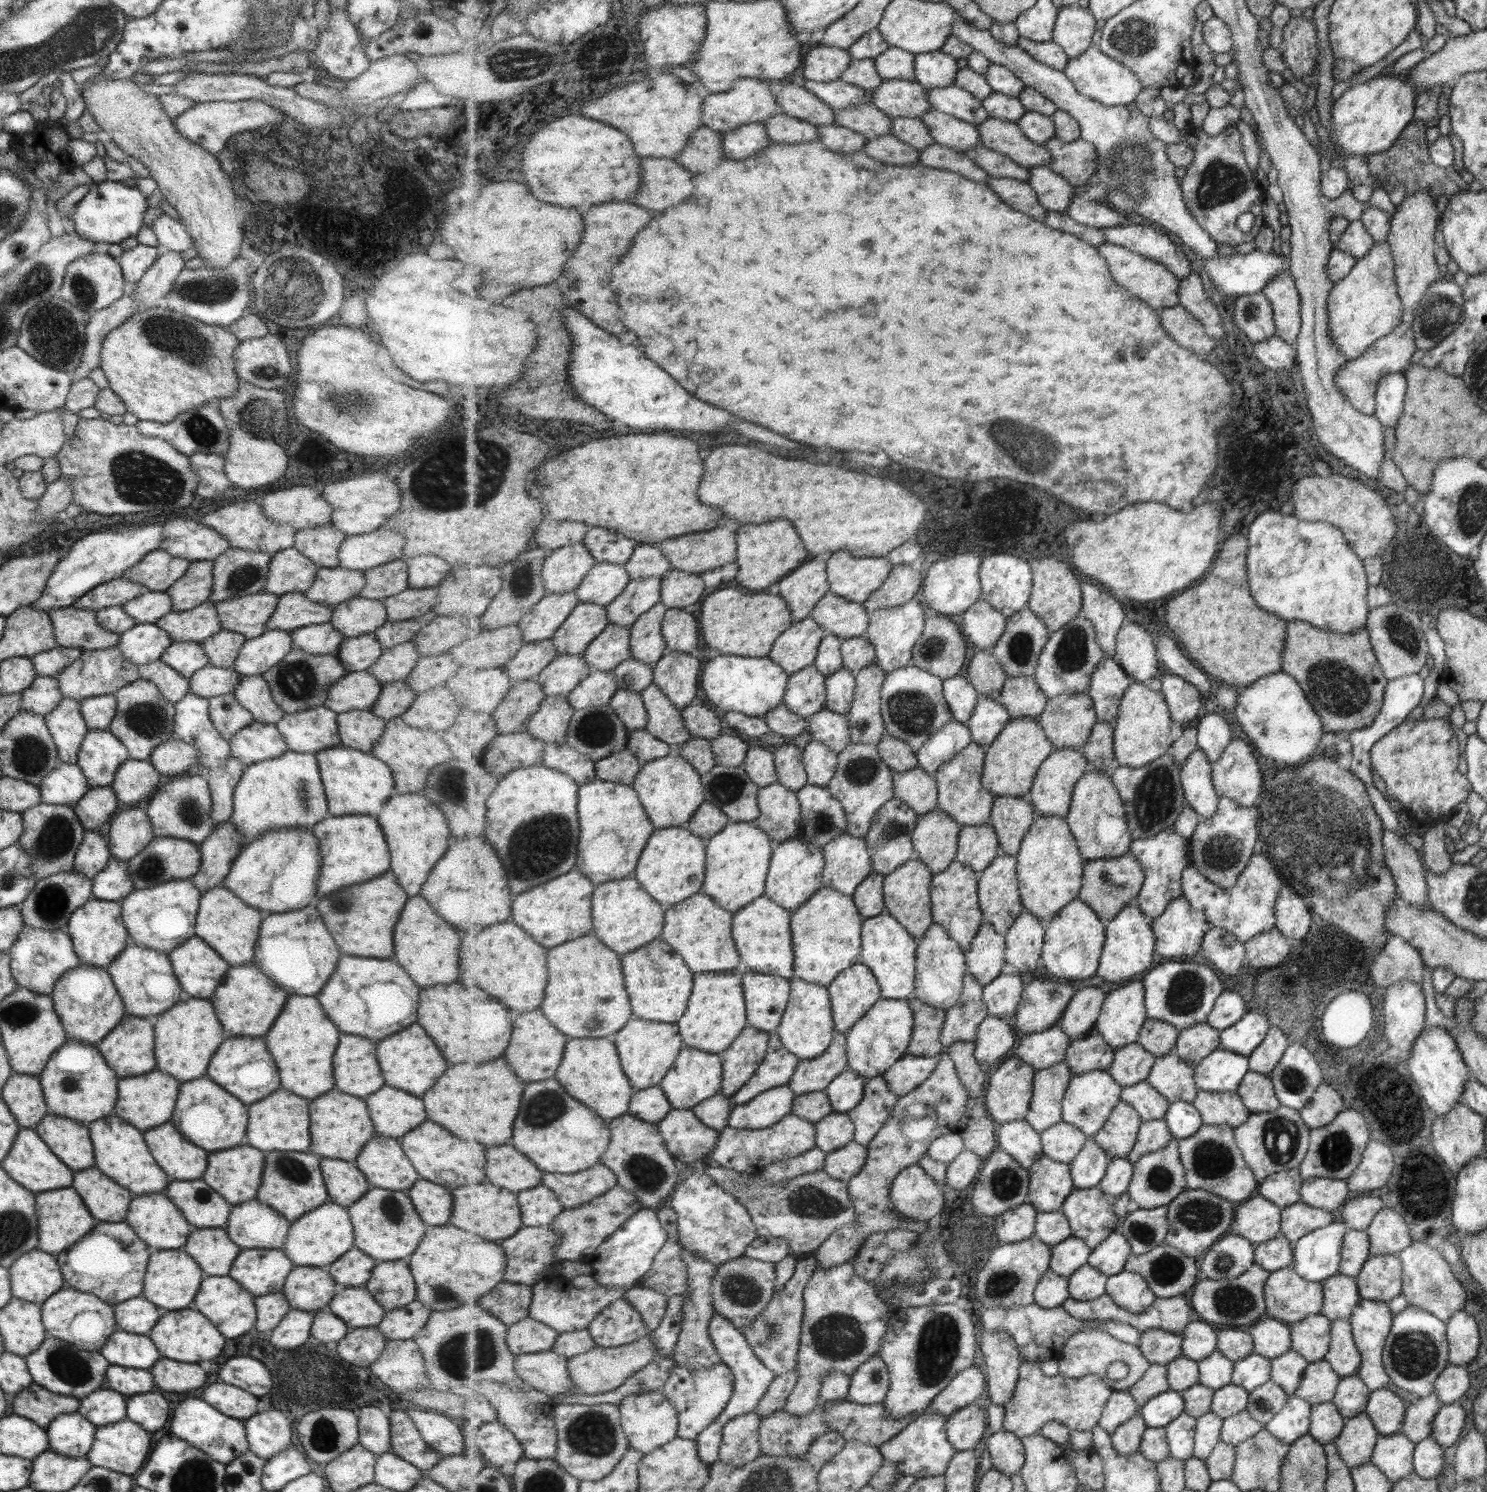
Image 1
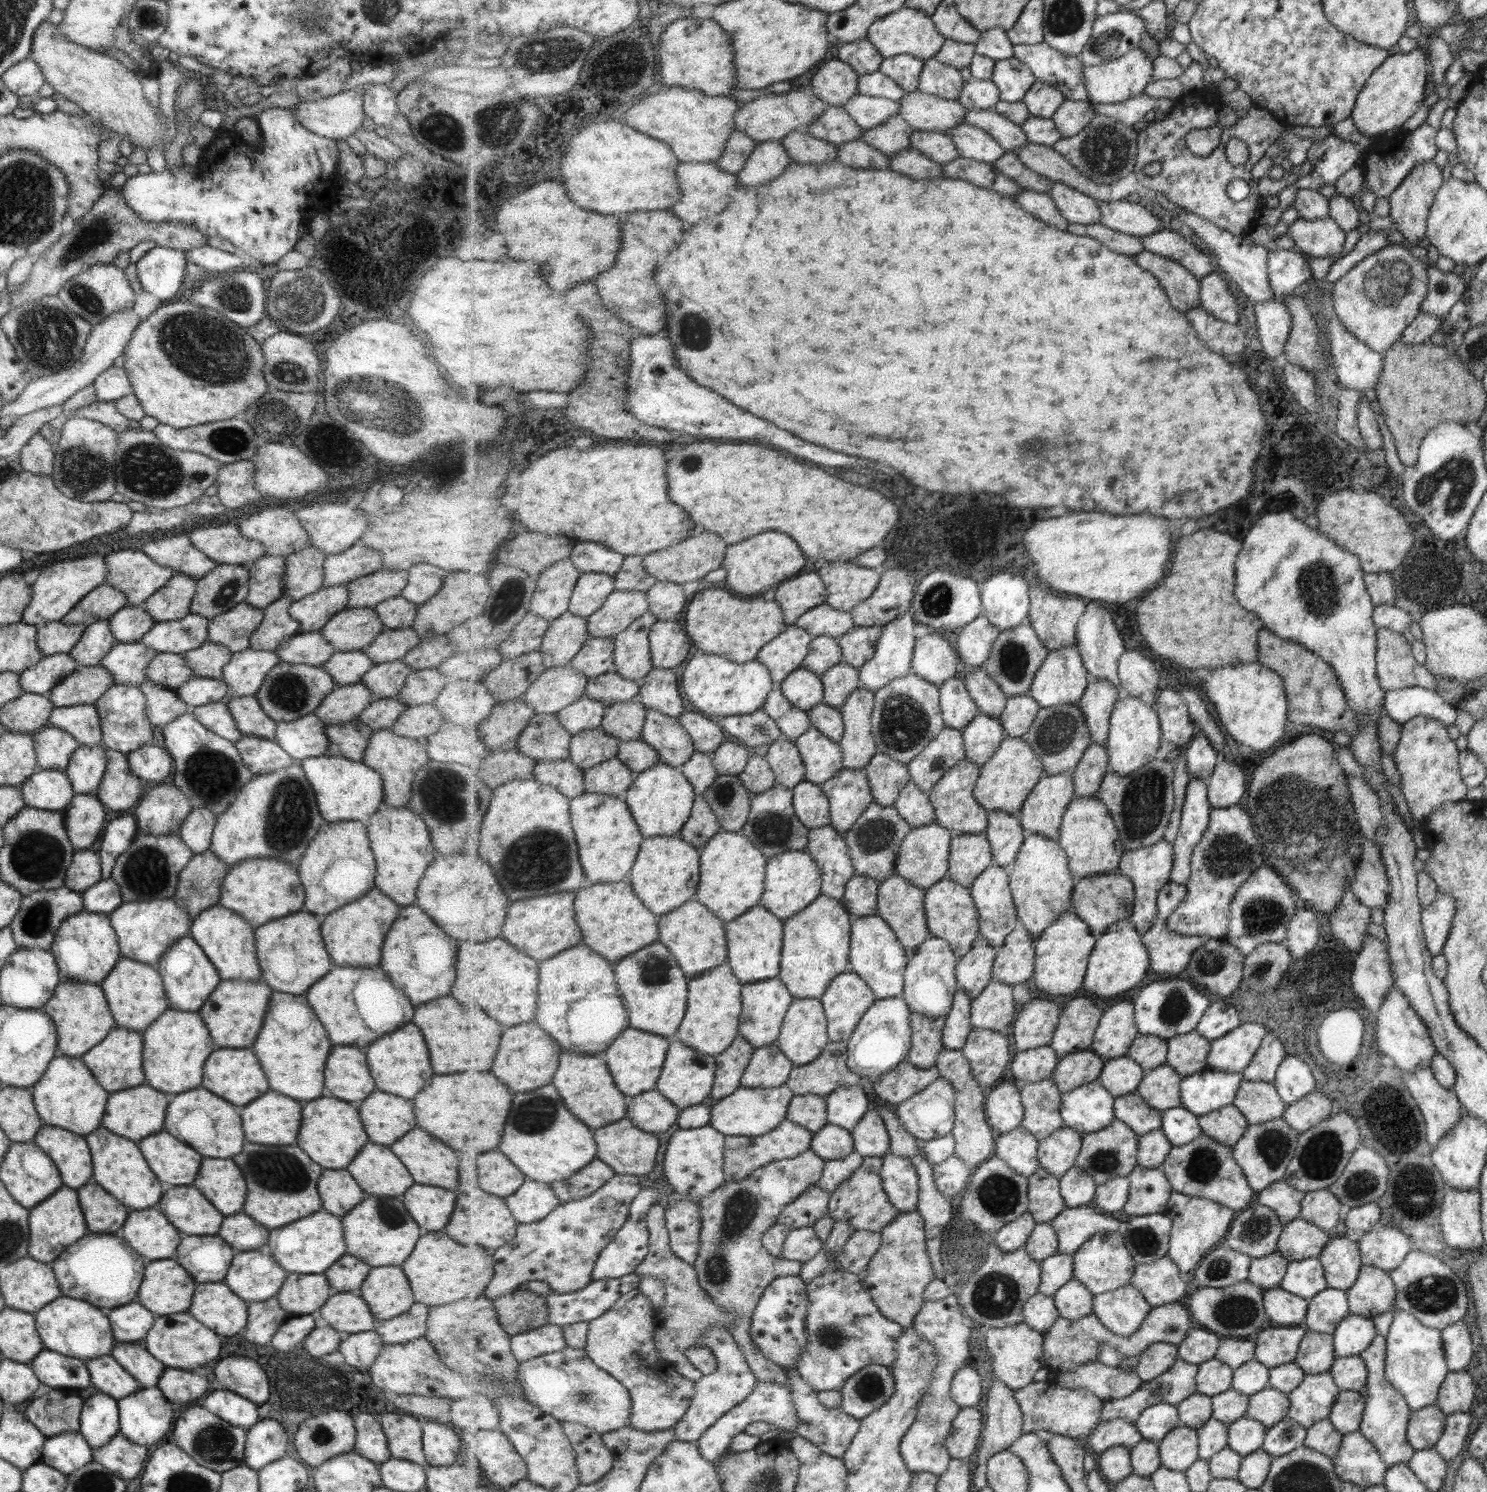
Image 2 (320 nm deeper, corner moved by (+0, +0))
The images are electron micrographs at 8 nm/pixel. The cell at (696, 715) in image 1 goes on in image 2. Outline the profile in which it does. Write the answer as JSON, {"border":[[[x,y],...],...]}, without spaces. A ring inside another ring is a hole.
{"border":[[[689,710],[679,719],[692,736],[696,751],[714,754],[725,743],[726,732],[721,730],[719,721],[709,720],[706,714]]]}

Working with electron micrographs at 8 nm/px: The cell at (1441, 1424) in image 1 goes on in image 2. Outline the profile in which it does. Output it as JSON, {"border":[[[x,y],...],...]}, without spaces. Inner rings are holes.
{"border":[[[1455,1412],[1444,1418],[1441,1436],[1433,1445],[1435,1452],[1444,1461],[1453,1460],[1462,1450],[1470,1420],[1468,1412]]]}

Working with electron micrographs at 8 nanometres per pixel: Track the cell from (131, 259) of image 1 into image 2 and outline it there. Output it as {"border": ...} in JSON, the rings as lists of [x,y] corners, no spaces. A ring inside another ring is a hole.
{"border":[[[156,246],[148,250],[135,264],[141,289],[161,302],[183,296],[184,251]]]}

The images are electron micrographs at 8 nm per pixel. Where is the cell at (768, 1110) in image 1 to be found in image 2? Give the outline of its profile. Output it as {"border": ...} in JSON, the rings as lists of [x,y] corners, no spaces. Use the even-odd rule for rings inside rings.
{"border":[[[787,1084],[777,1088],[737,1089],[731,1096],[722,1098],[712,1107],[710,1125],[726,1136],[760,1137],[776,1129],[788,1118],[792,1098],[796,1094]]]}

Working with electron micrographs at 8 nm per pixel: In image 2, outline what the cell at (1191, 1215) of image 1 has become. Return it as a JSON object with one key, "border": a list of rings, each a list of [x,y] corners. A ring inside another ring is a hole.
{"border":[[[1173,1191],[1165,1214],[1173,1220],[1173,1232],[1168,1256],[1177,1264],[1182,1273],[1191,1273],[1200,1266],[1206,1254],[1225,1240],[1235,1210],[1208,1198],[1194,1197]]]}

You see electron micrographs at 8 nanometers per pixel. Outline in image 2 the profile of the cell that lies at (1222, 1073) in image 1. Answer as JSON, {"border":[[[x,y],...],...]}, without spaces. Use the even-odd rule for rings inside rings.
{"border":[[[1210,1068],[1186,1076],[1180,1086],[1182,1106],[1199,1117],[1233,1105],[1244,1080],[1241,1072],[1221,1072]]]}

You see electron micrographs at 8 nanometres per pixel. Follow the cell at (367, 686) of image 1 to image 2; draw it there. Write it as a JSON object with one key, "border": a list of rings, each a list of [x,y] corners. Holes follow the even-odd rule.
{"border":[[[361,682],[334,687],[312,712],[324,725],[335,726],[349,722],[370,703],[369,691]]]}

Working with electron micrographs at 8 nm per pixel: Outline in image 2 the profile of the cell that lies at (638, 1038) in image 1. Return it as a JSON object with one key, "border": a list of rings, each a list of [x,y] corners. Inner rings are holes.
{"border":[[[630,1026],[606,1050],[604,1054],[605,1061],[608,1063],[609,1070],[612,1071],[612,1075],[616,1079],[616,1085],[630,1099],[656,1088],[663,1072],[672,1040],[659,1034],[645,1032]]]}

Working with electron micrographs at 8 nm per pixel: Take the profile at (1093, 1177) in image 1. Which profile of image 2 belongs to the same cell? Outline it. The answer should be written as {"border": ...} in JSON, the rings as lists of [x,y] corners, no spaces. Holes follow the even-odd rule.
{"border":[[[1074,1166],[1063,1178],[1060,1178],[1061,1194],[1067,1206],[1071,1208],[1092,1204],[1097,1196],[1097,1189],[1096,1178],[1080,1166]]]}

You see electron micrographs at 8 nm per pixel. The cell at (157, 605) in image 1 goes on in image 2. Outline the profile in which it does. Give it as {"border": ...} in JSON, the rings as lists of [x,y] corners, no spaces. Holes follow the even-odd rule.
{"border":[[[139,605],[121,607],[107,621],[116,643],[138,642],[154,623]]]}

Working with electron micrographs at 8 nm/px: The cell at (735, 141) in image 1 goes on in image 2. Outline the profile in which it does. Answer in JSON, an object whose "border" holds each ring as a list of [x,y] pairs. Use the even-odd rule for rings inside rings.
{"border":[[[781,140],[759,142],[747,164],[737,174],[738,182],[743,182],[745,187],[763,186],[779,178],[792,162]]]}

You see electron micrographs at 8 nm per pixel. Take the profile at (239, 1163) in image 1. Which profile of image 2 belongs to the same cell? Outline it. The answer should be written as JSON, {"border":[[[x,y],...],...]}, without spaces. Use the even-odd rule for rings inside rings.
{"border":[[[202,1157],[192,1184],[224,1218],[242,1213],[245,1182],[232,1160]]]}

